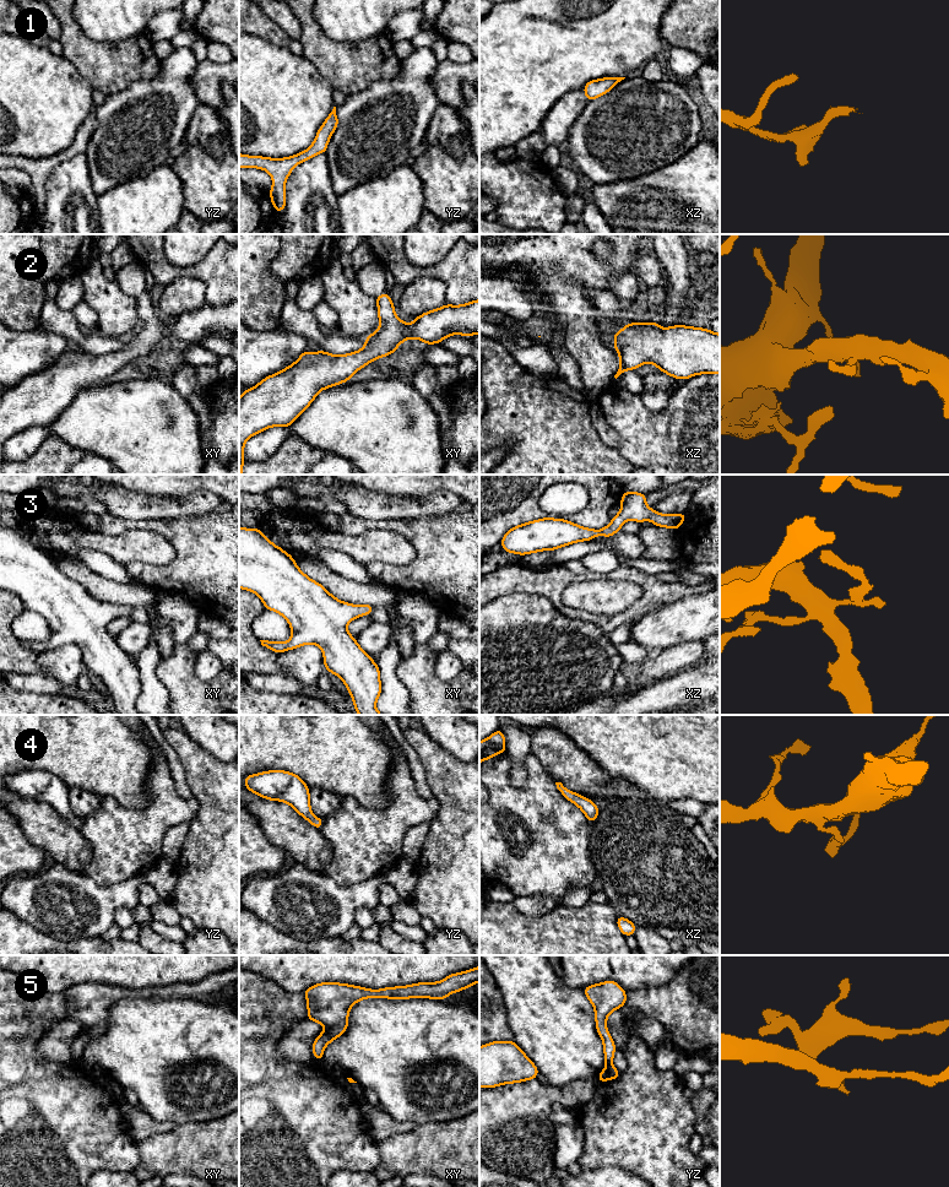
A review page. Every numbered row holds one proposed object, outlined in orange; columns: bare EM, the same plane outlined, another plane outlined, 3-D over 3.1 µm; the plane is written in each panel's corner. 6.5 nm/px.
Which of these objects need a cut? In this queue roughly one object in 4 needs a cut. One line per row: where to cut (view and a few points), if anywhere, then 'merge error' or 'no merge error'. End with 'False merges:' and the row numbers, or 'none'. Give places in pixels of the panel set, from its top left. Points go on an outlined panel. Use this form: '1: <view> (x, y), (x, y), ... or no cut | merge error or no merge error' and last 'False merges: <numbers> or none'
1: no cut | no merge error
2: no cut | no merge error
3: no cut | no merge error
4: no cut | no merge error
5: no cut | no merge error
False merges: none

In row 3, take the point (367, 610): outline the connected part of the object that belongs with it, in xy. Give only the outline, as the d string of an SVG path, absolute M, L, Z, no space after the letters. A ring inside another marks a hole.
M239 527L239 589L256 594L264 606L283 616L293 630L288 641L260 640L262 646L281 654L307 644L318 645L324 654L326 671L342 679L356 711L359 715L383 715L375 708L381 693L378 665L347 630L351 620L370 614L374 606L357 606L337 600L321 584L308 578L292 555L275 546L260 529Z

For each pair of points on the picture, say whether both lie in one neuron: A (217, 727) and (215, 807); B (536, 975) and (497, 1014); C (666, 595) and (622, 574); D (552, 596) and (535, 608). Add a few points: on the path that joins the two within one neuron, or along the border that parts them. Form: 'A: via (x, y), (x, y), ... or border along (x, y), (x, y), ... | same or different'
A: border along (193, 740), (226, 763) | different
B: border along (494, 980), (505, 1008), (508, 1026), (513, 1034) | different
C: via (655, 590), (647, 583), (633, 575) | same
D: border along (520, 592), (541, 594), (559, 612), (571, 617) | different

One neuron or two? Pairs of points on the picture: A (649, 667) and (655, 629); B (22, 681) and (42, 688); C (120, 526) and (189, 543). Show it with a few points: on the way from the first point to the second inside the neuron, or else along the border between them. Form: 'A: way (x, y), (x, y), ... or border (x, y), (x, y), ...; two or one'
A: border (678, 644), (651, 654); two
B: way (27, 683), (37, 683); one
C: way (137, 525), (157, 525), (172, 529); one

